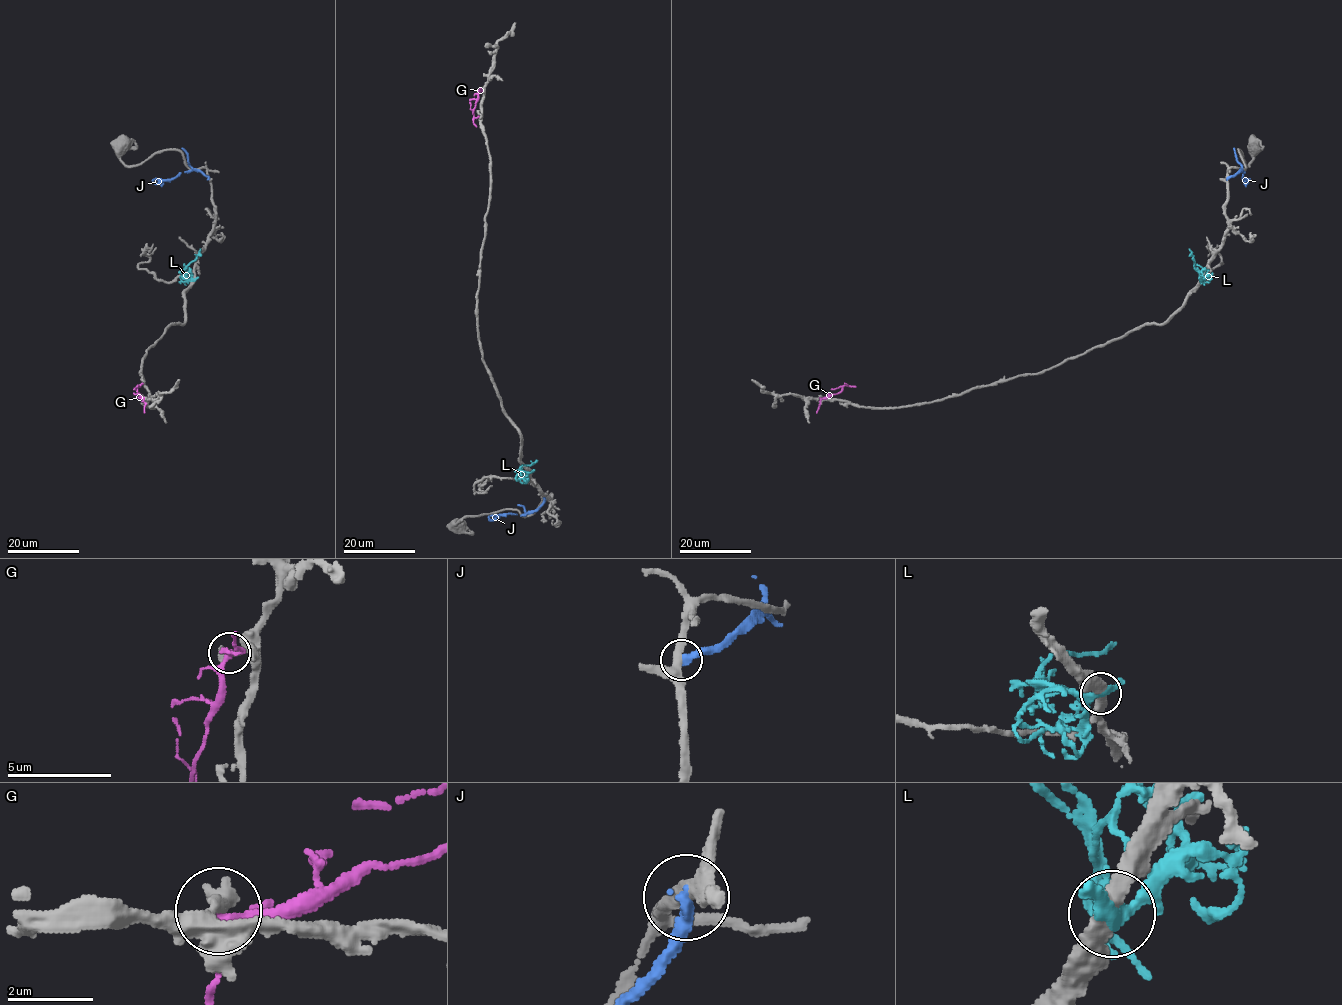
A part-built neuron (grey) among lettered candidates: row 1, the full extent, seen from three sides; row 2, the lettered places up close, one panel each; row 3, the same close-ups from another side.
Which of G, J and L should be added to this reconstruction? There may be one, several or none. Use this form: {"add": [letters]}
{"add": []}

